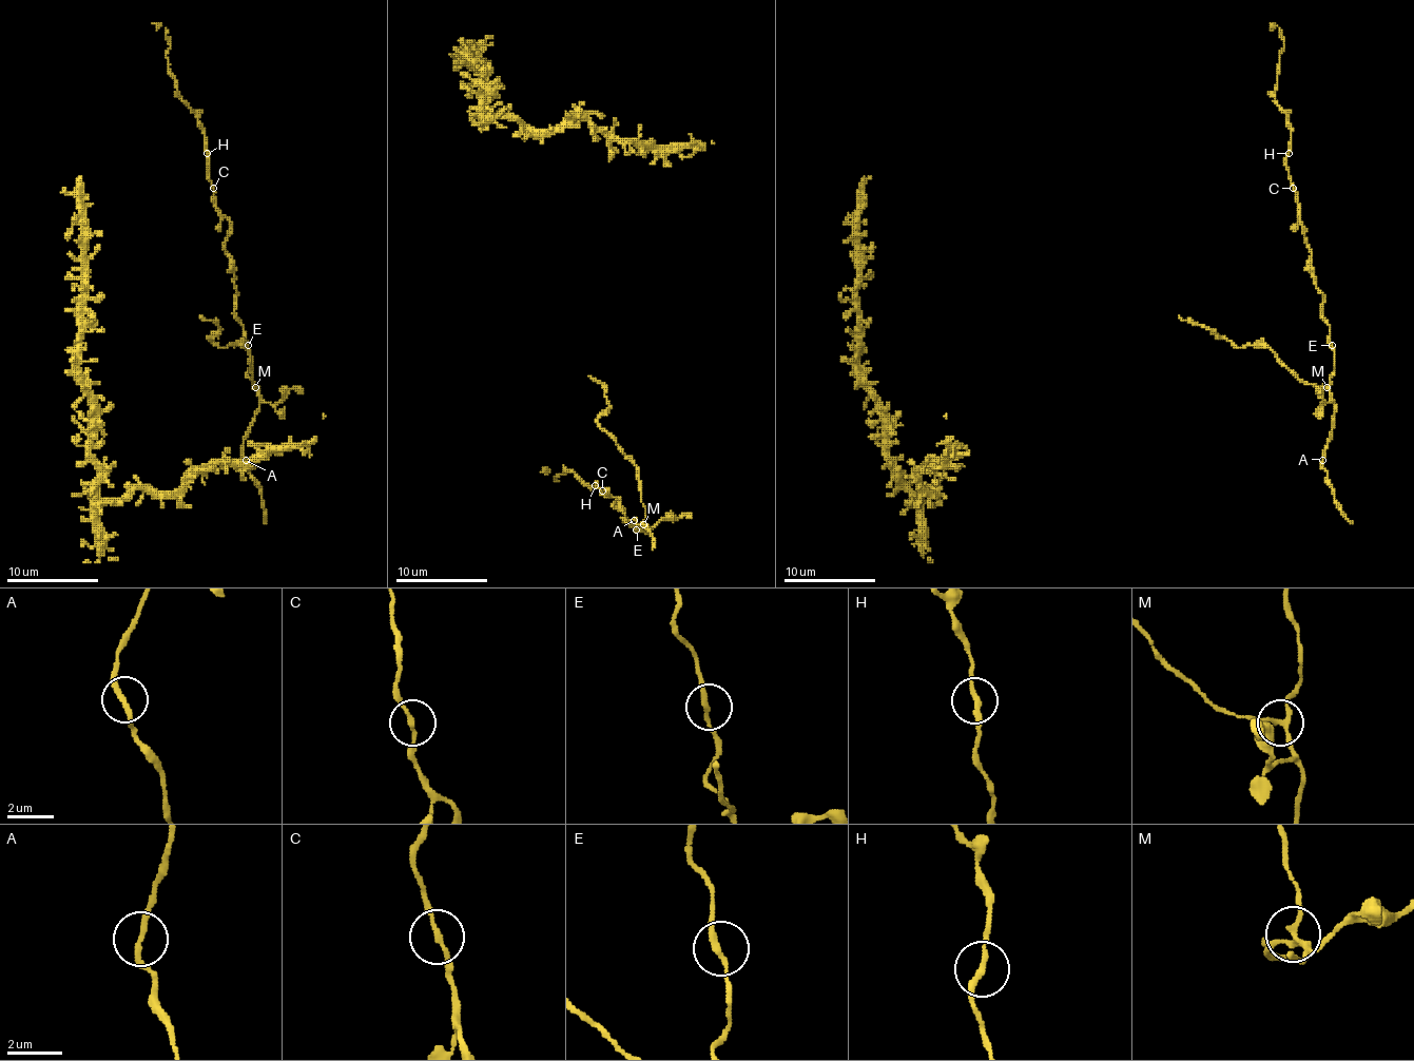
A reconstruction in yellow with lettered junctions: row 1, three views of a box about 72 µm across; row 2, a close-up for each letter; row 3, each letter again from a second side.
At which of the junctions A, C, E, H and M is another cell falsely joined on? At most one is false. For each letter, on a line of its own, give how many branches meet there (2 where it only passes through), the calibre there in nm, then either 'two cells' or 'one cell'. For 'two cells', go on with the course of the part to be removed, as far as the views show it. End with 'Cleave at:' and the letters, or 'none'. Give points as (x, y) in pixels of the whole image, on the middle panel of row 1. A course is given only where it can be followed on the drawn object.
A: 2 branches meet; 200 nm thick; one cell
C: 2 branches meet; 180 nm thick; one cell
E: 2 branches meet; 200 nm thick; one cell
H: 2 branches meet; 220 nm thick; one cell
M: 3 branches meet; 190 nm thick; two cells; foreign part runs (643, 524), (645, 510), (639, 469), (600, 426), (598, 417), (608, 401), (604, 387), (588, 377)
Cleave at: M

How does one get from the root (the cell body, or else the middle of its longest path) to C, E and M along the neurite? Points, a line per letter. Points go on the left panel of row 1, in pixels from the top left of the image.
C: (207, 320), (220, 329), (209, 339), (220, 347), (248, 350), (257, 386), (234, 313), (230, 222), (213, 188)
E: (207, 320), (220, 329), (209, 339), (220, 347), (244, 345), (248, 350), (257, 386), (248, 374), (248, 345)
M: (207, 320), (220, 329), (209, 339), (220, 347), (244, 345), (248, 350), (252, 382), (257, 384), (254, 386)

